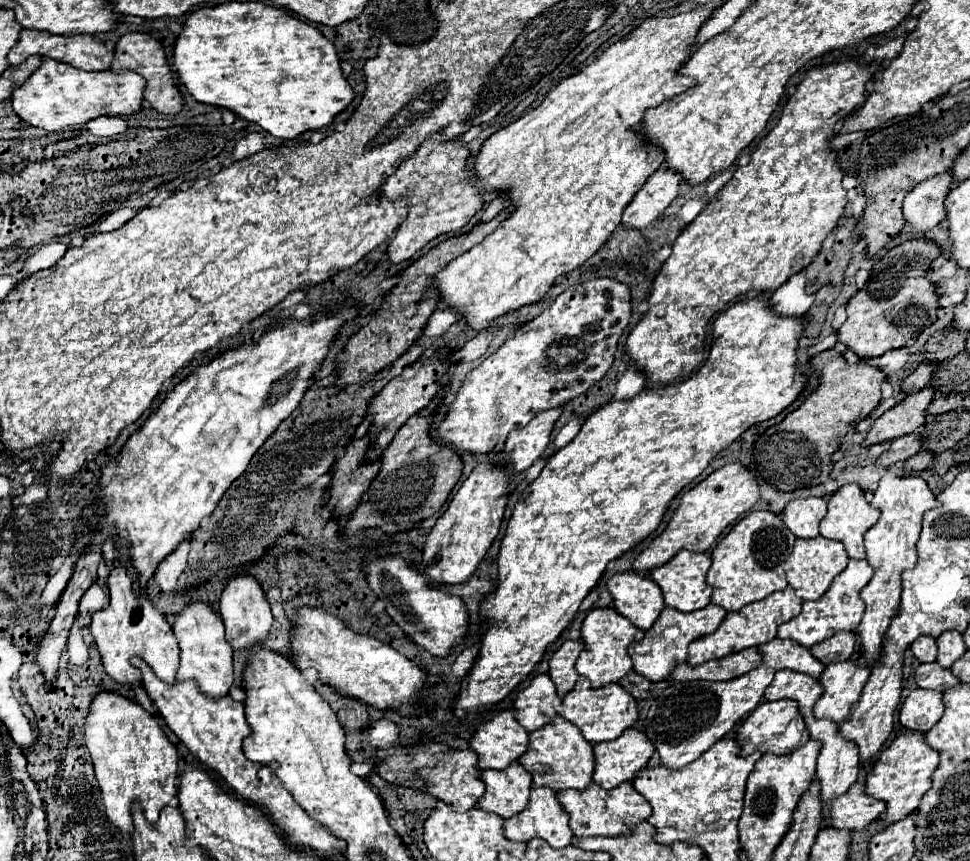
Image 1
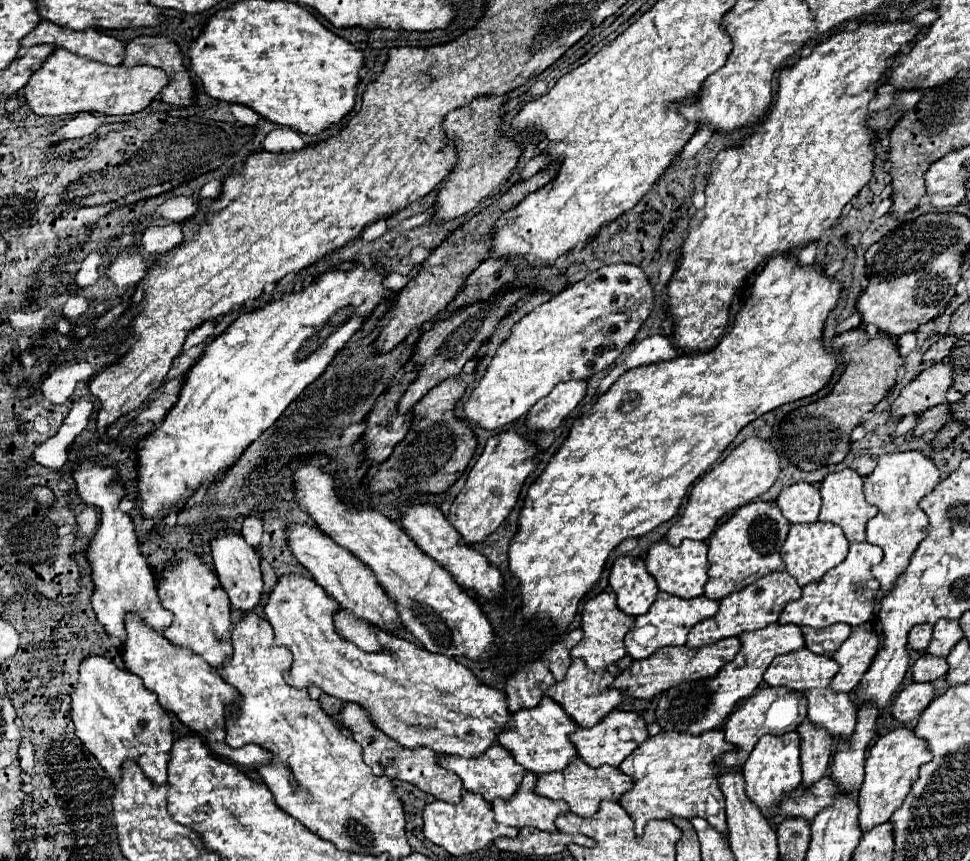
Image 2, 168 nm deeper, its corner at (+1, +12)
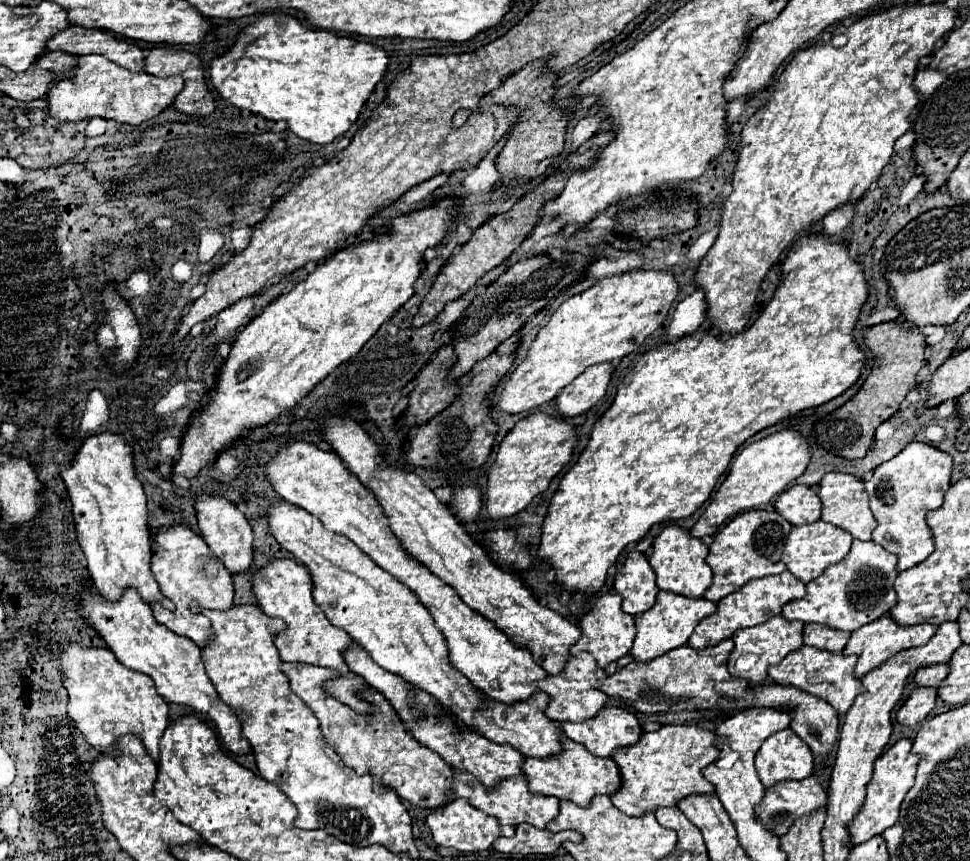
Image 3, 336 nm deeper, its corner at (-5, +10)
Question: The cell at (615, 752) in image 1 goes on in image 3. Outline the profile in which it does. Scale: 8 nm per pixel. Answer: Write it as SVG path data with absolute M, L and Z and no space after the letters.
M607 706L595 720L587 720L587 724L561 724L561 730L599 758L609 758L615 750L629 748L643 736L637 716L613 706Z

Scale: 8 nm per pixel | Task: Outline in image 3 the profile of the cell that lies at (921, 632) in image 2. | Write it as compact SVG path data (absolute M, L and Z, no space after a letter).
M881 616L879 620L855 630L843 650L843 654L857 654L859 660L857 660L857 666L855 666L855 678L863 678L867 672L871 672L873 668L877 668L879 664L887 662L891 656L895 656L897 652L901 650L907 650L907 648L917 648L917 646L923 646L931 640L931 636L935 634L937 626L935 624L917 624L917 626L899 626L895 624L889 616Z

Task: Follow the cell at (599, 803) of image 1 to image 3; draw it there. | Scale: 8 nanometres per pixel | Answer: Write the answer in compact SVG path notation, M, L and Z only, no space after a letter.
M563 736L563 756L555 756L555 760L525 760L523 772L529 778L529 788L533 794L557 796L561 800L571 800L583 808L591 804L593 796L611 796L621 788L621 774L613 758L591 756L581 744L567 740L567 736Z

